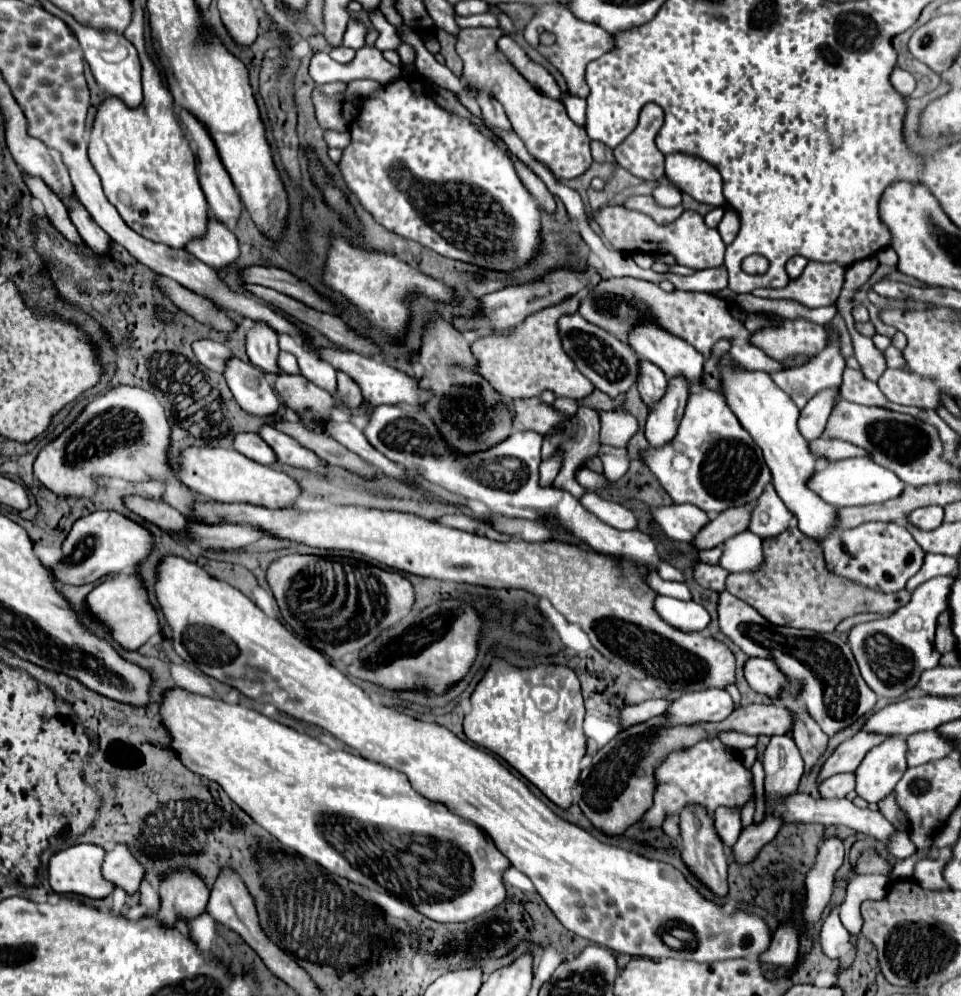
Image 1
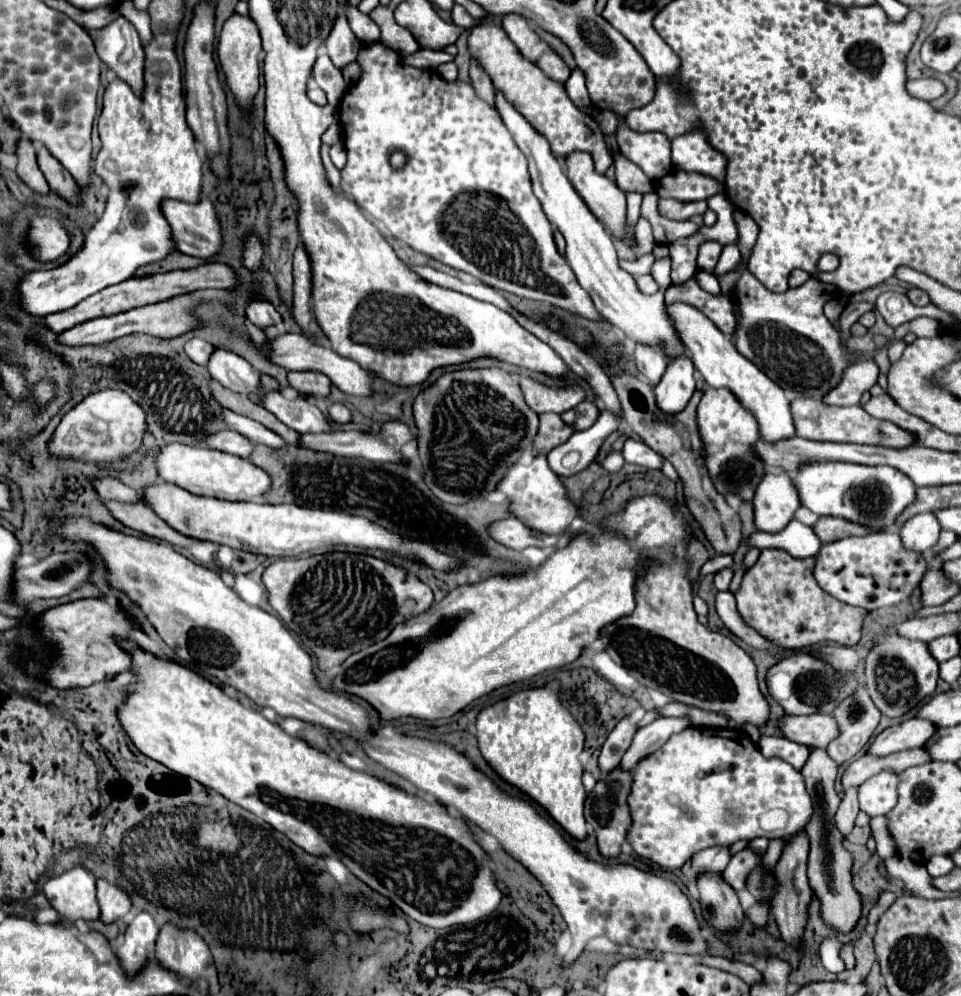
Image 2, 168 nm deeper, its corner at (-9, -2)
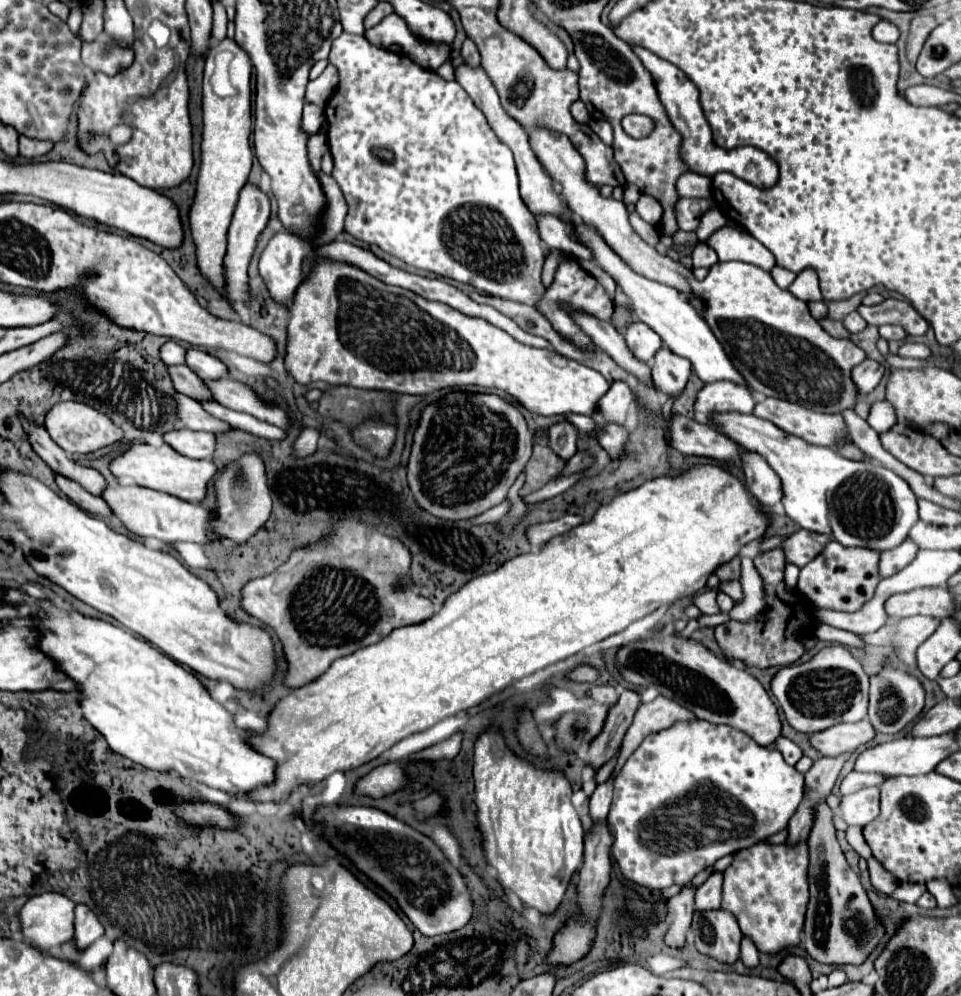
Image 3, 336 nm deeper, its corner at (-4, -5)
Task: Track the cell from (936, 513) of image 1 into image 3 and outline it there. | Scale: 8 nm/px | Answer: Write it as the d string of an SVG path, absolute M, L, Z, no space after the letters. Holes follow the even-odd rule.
M910 539L900 543L896 549L880 553L880 563L878 563L880 579L896 575L900 569L904 569L914 559L916 553L918 553L918 547Z

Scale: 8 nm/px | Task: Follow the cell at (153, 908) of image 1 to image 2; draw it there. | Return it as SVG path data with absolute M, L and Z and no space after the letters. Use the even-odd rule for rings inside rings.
M141 912L125 930L125 942L117 948L117 956L123 970L133 976L139 972L147 960L155 956L155 940L159 926L149 912Z

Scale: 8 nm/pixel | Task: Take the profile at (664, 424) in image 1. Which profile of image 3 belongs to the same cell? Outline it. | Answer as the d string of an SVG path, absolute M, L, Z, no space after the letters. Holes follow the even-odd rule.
M662 347L652 359L654 385L668 397L676 397L684 389L690 373L692 373L690 361L678 357L676 353L670 353L670 349L666 347Z

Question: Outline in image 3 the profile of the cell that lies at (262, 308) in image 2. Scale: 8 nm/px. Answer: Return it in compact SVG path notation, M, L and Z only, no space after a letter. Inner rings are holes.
M246 183L240 191L240 199L238 199L238 205L236 205L236 211L234 211L234 217L232 217L232 225L228 229L228 253L226 253L226 259L224 259L224 267L226 267L226 279L228 279L228 285L226 285L226 291L230 295L230 301L242 301L246 303L248 299L248 263L250 263L250 257L254 253L254 247L256 247L256 237L260 235L260 231L264 231L266 223L268 223L268 217L270 217L270 199L268 195L252 185L252 183Z

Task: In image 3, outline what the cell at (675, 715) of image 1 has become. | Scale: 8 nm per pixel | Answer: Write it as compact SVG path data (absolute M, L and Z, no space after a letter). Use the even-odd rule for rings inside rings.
M606 781L596 787L594 795L590 797L590 819L592 823L604 823L612 801L612 781Z

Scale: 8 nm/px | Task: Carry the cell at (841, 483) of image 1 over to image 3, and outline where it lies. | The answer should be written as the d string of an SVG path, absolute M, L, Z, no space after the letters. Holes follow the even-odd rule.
M738 411L712 413L710 423L742 449L760 453L768 461L780 477L786 515L806 531L832 533L832 539L846 547L886 551L900 545L908 537L910 527L918 521L916 495L910 485L878 463L840 457L832 447L810 445L784 433L766 419Z

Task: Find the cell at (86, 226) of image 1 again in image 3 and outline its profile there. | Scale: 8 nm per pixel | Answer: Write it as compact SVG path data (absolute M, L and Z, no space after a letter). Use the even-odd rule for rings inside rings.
M22 135L18 139L18 143L20 143L20 155L24 159L34 159L34 157L46 155L52 149L52 141L34 141L34 139L22 137Z

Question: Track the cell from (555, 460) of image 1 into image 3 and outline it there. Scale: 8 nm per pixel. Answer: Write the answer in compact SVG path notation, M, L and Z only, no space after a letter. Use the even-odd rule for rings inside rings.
M614 381L610 391L600 399L596 419L600 423L618 423L624 425L628 407L634 403L634 395L624 381Z

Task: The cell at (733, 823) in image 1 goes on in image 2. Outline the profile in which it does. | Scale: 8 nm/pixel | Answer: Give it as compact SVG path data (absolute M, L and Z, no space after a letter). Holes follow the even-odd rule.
M711 846L707 850L699 850L699 854L693 856L693 870L695 874L705 872L723 872L725 866L731 860L731 848L729 846Z

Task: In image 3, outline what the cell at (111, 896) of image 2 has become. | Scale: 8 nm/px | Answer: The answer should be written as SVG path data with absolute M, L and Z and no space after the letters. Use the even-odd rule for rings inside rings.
M76 905L74 909L74 945L76 949L84 951L102 935L104 935L104 927L98 921L98 917L86 905Z

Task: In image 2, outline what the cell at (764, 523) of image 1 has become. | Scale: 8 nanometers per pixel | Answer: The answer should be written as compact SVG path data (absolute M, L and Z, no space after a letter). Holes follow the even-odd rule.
M767 472L755 492L755 526L761 532L781 532L801 506L799 494L787 472Z

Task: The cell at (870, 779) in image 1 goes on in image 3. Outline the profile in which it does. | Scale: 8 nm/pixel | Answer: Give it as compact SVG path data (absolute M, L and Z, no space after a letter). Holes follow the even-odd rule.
M868 787L852 795L840 797L840 813L848 825L868 825L880 813L880 789Z

